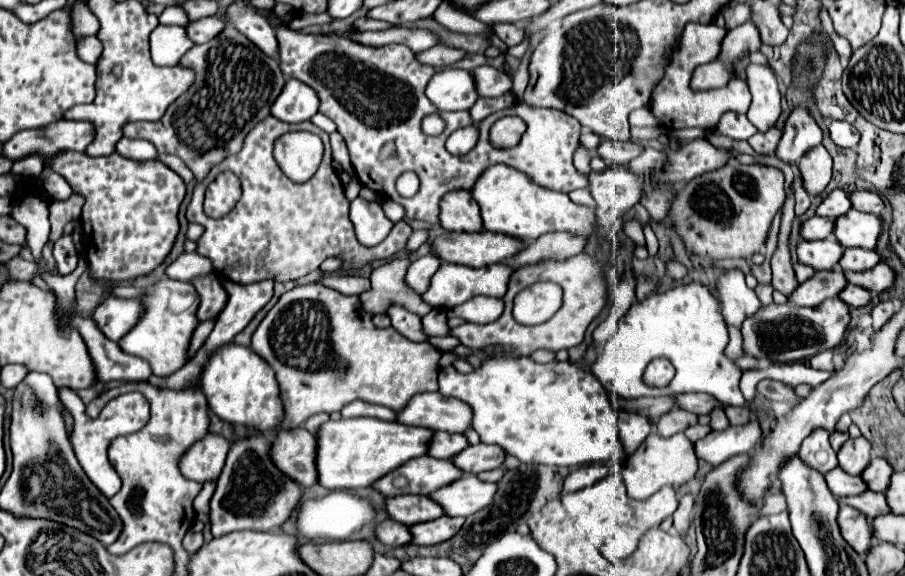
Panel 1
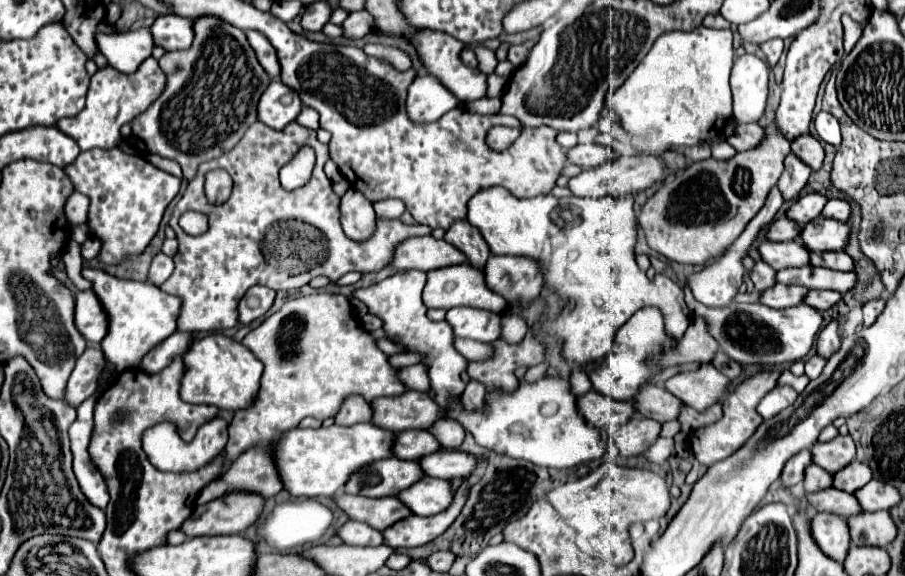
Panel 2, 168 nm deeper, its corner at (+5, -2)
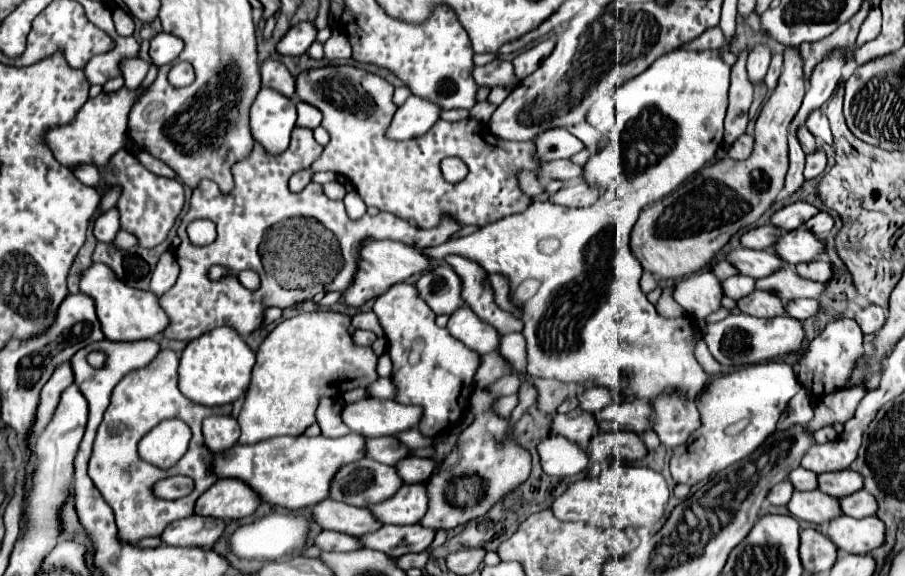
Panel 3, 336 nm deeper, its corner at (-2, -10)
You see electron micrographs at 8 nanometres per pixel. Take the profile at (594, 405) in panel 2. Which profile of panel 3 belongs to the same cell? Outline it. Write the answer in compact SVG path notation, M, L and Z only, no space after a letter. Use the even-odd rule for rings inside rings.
M575 408L567 414L557 414L551 428L553 432L573 440L579 446L585 446L593 438L593 434L599 432L597 418L591 412L585 412L581 408Z

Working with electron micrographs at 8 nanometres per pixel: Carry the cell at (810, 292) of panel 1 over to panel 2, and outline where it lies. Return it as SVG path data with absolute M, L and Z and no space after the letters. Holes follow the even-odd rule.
M774 284L760 292L760 302L770 308L790 308L804 302L806 288L802 286L786 286L786 284Z

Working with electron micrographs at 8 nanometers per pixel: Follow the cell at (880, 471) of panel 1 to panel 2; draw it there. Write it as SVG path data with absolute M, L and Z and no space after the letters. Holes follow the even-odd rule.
M854 460L854 462L850 462L850 466L844 466L842 470L838 470L834 474L832 486L838 490L844 490L844 492L856 492L858 488L862 488L870 480L872 480L870 466Z

